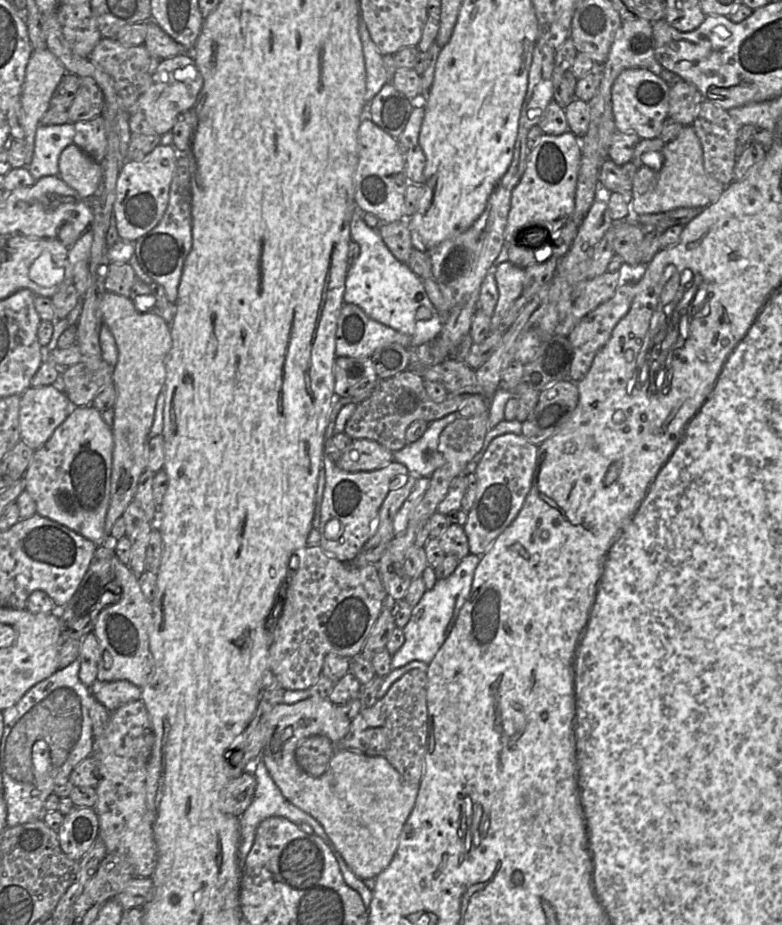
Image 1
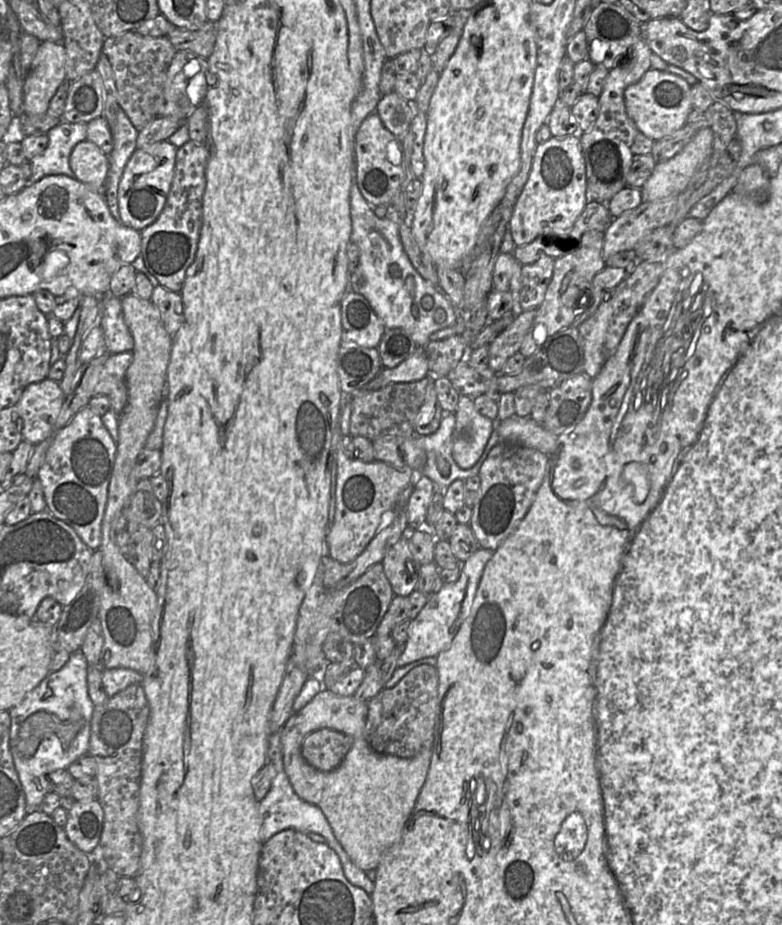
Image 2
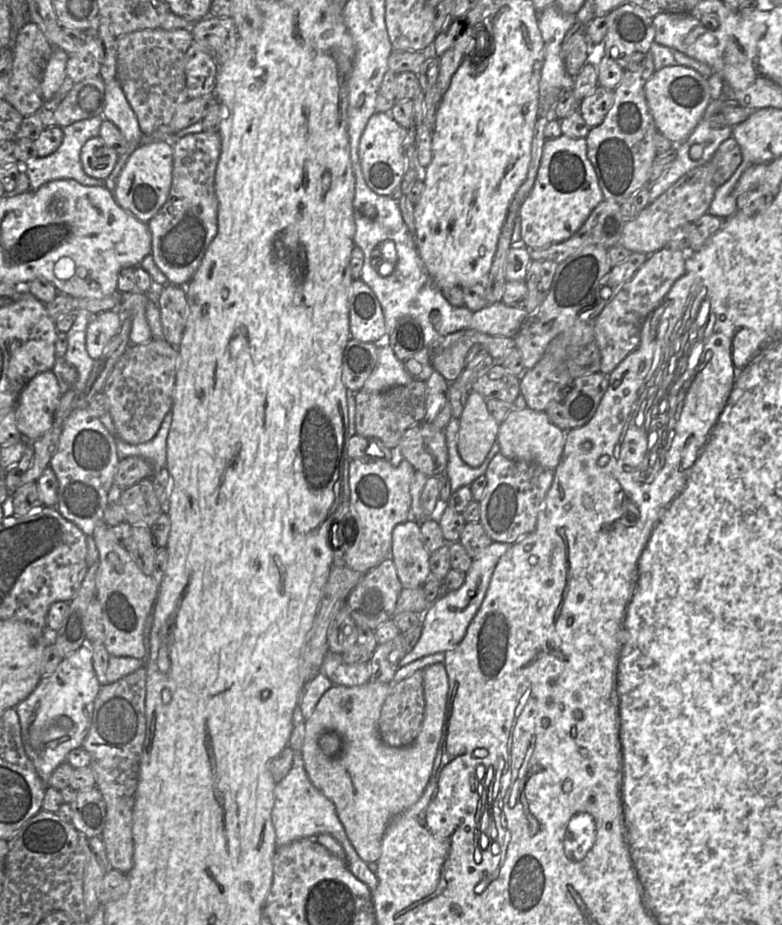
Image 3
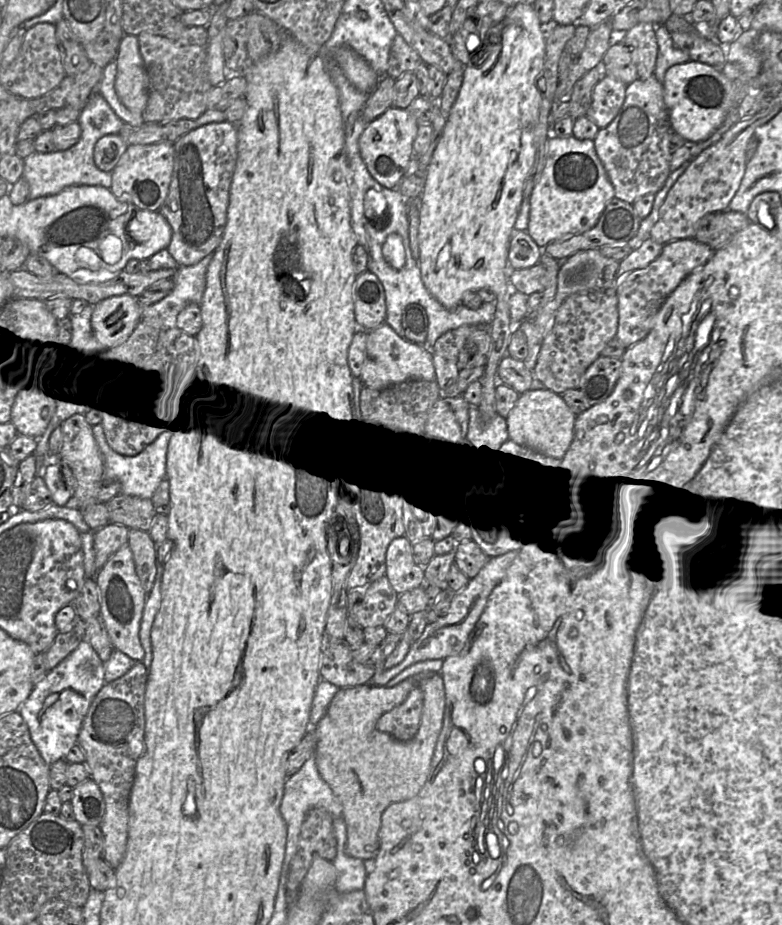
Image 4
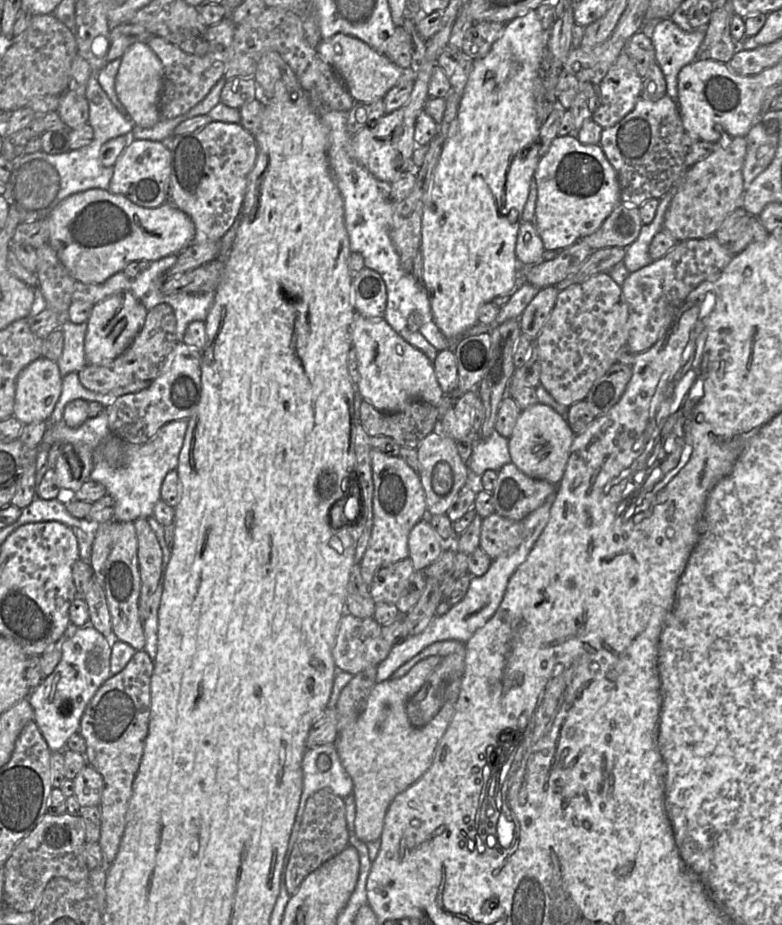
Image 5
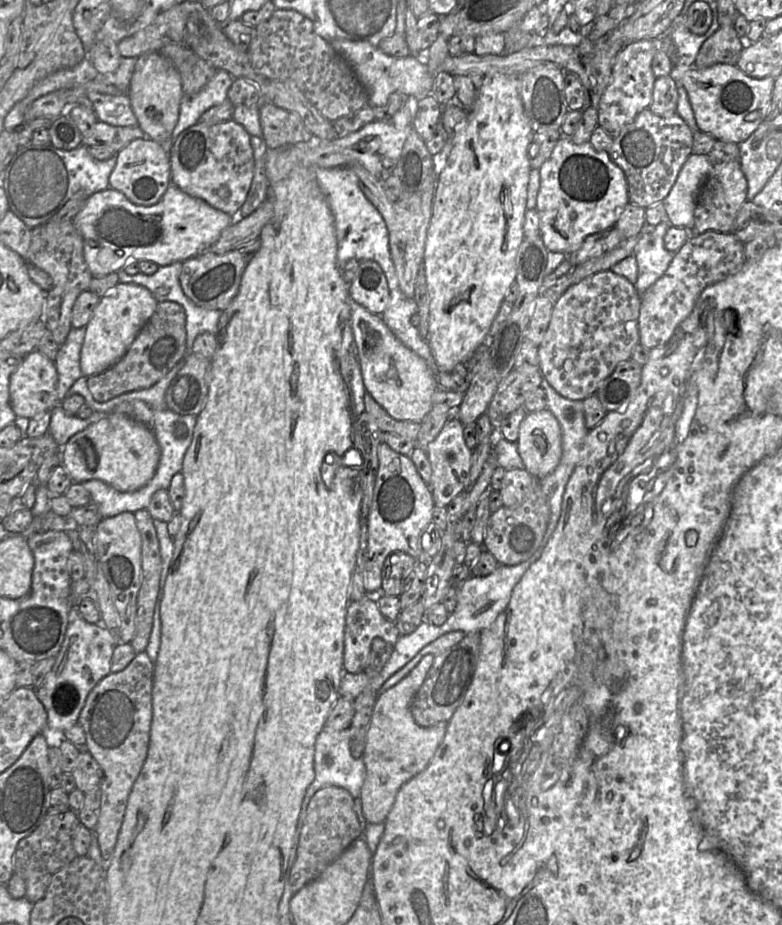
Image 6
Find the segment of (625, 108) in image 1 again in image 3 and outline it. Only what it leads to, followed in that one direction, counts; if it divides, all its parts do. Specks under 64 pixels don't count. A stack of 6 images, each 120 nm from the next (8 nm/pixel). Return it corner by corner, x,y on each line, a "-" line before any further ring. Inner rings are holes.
669,66
655,71
646,82
644,93
657,131
670,140
674,147
688,138
711,101
707,78
683,66

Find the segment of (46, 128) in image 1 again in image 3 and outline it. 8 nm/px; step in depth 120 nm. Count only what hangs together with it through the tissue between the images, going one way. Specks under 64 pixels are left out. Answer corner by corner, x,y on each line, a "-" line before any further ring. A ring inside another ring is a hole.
95,116
61,127
63,129
63,140
55,152
46,157
29,159
26,163
21,164
21,168
27,173
29,178
29,191
36,192
42,185
62,179
72,179
85,186
105,186
105,180
92,178
84,172
80,160
80,152
83,145
89,139
99,136
103,120
103,116

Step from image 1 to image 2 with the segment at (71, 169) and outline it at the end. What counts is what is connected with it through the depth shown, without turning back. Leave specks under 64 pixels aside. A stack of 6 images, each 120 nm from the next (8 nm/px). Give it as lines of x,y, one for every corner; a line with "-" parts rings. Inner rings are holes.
89,140
79,142
72,150
69,164
75,178
90,188
102,191
110,168
109,156

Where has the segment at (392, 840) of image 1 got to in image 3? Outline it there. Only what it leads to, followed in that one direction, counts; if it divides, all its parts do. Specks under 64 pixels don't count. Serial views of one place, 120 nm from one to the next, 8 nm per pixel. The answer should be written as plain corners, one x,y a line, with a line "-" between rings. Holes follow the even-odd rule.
444,663
430,665
423,671
424,719
417,738
406,747
386,745
378,732
381,709
392,684
369,681
354,687
333,685
305,721
299,755
307,775
332,801
351,845
366,863
379,860
382,840
391,820
420,799
432,775
443,735
449,681
-
325,732
336,732
342,738
343,748
336,757
325,756
318,747
318,738

